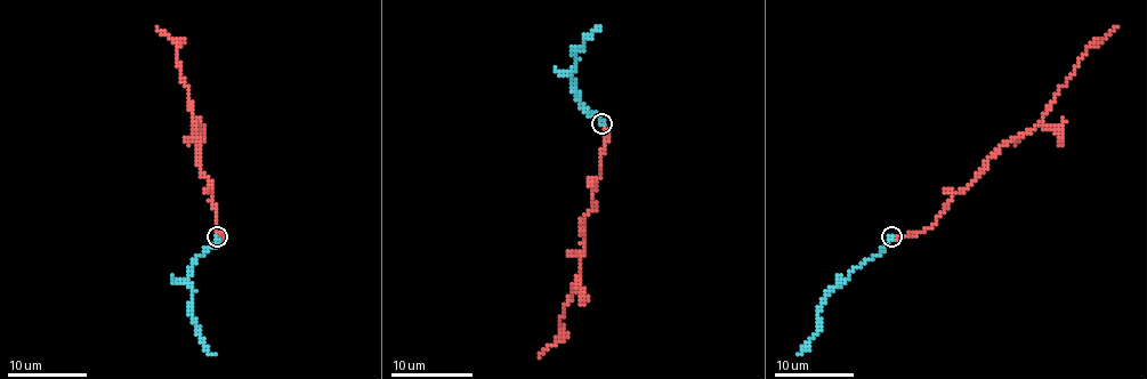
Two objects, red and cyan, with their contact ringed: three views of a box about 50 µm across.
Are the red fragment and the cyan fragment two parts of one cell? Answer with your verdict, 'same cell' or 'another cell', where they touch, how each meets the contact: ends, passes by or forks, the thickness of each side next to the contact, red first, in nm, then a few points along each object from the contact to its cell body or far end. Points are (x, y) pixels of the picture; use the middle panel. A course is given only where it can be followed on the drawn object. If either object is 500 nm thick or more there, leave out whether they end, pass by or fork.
same cell; at (602, 123); red ends there; cyan ends there; 150 nm thick on the red side, 280 nm on the other; red runs (602, 123), (607, 138), (592, 207), (583, 222), (579, 276), (558, 322), (560, 331), (540, 356); cyan runs (602, 123), (579, 103), (573, 87), (574, 48), (583, 50), (583, 41), (602, 27)

